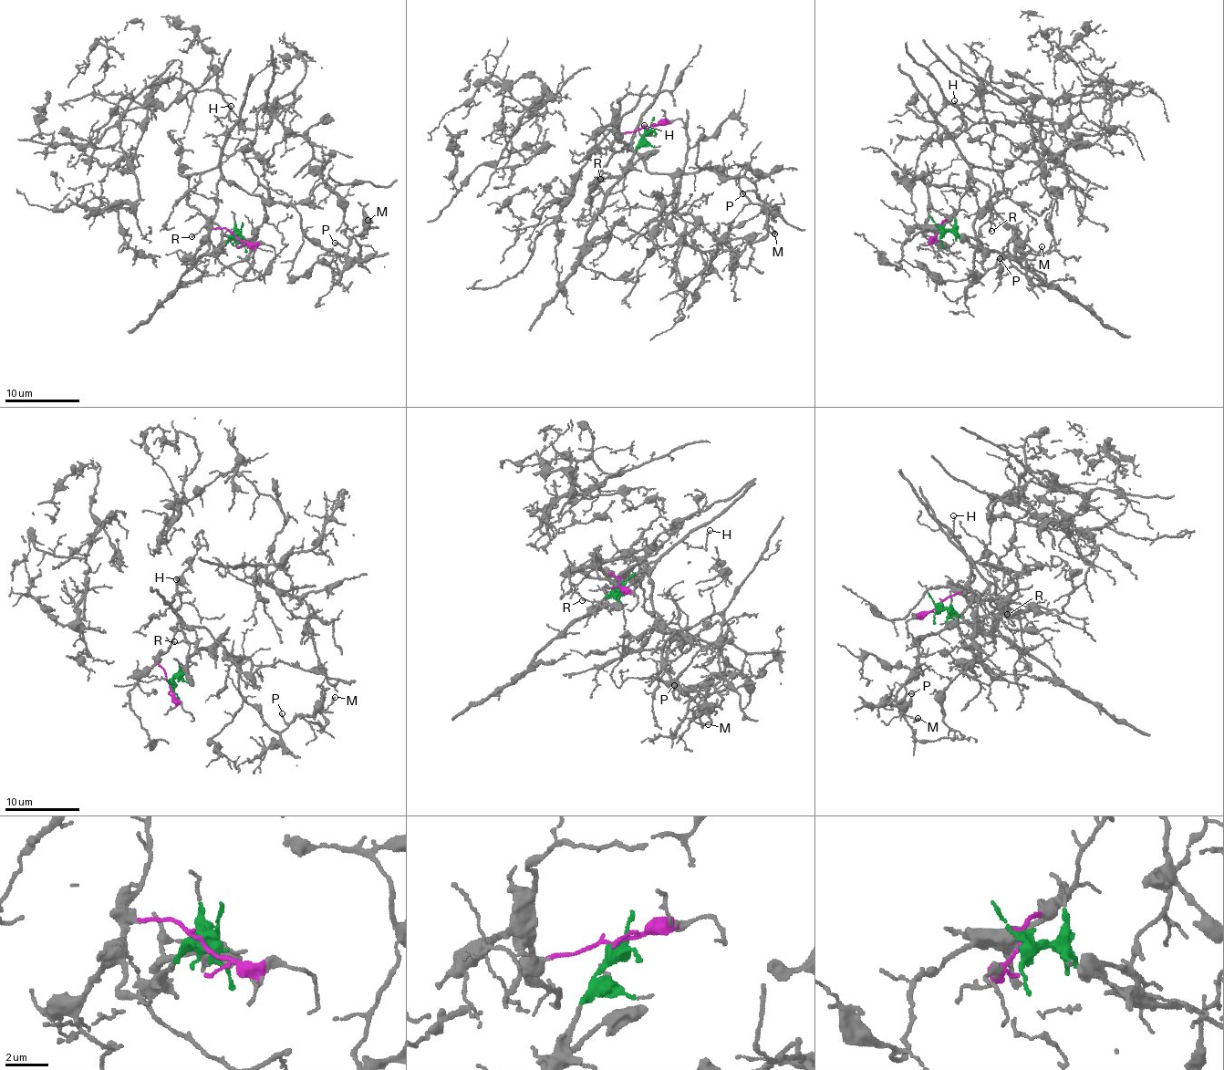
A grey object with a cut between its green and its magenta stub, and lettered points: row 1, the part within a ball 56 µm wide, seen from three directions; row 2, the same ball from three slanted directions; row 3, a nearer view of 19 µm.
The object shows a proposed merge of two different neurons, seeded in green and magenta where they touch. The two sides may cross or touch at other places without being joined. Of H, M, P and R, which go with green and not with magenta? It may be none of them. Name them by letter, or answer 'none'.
none

